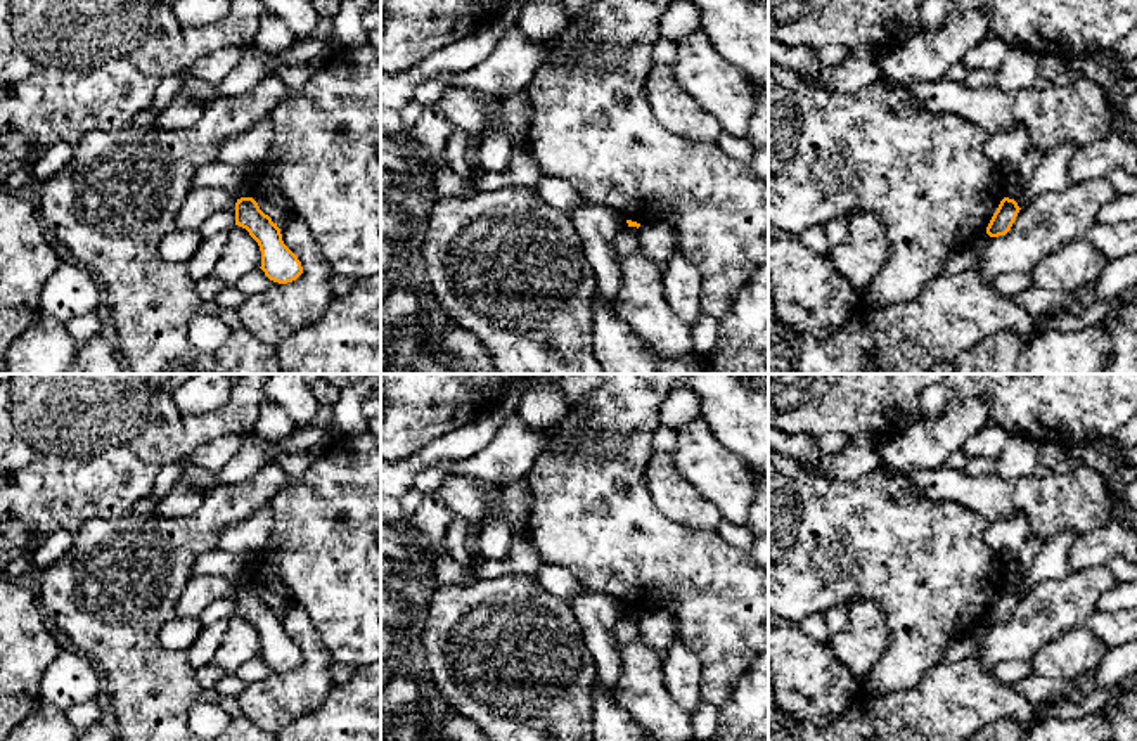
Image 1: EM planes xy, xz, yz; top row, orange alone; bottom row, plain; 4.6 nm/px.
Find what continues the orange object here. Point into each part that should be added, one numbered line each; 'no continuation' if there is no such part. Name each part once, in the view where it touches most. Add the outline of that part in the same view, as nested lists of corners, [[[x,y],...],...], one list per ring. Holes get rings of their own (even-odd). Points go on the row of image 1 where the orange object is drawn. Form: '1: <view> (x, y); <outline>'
no continuation

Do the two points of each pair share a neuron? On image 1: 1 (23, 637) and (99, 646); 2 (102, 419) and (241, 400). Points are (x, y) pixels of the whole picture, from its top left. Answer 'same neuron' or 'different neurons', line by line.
1: different neurons
2: same neuron

